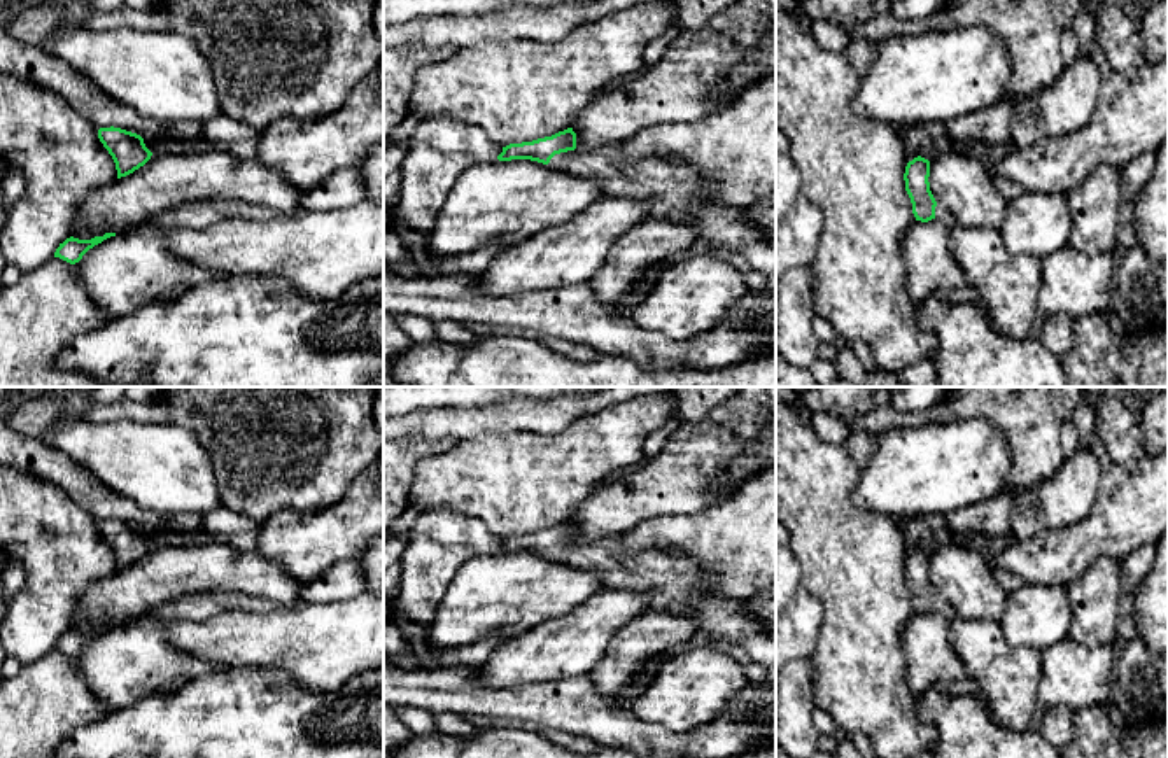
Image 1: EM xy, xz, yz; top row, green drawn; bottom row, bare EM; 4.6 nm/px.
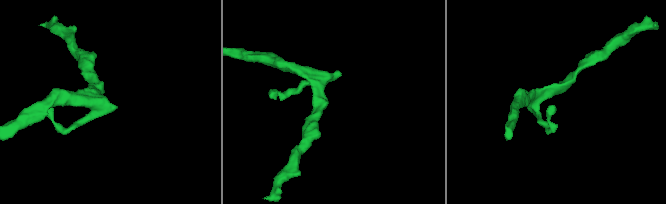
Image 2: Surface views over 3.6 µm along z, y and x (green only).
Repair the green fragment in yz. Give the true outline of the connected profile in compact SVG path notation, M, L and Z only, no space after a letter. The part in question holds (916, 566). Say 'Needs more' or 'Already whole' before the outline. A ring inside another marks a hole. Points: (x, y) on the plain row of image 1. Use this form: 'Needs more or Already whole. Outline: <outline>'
Needs more. Outline: M918 548L907 555L904 572L905 583L912 595L912 606L916 613L928 614L932 611L940 613L946 620L953 620L954 609L947 600L939 597L930 583L930 553Z

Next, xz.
Needs more. Outline: M573 520L532 534L510 536L499 553L531 551L550 557L562 565L592 571L604 588L651 593L650 609L683 609L697 632L728 641L767 669L776 667L776 632L770 632L735 599L697 597L699 569L693 560L671 558L662 551L627 555L622 536L578 541Z

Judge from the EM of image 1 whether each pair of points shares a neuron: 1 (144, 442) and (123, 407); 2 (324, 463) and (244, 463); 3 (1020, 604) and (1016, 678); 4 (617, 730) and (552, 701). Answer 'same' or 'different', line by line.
1: different
2: same
3: different
4: same

